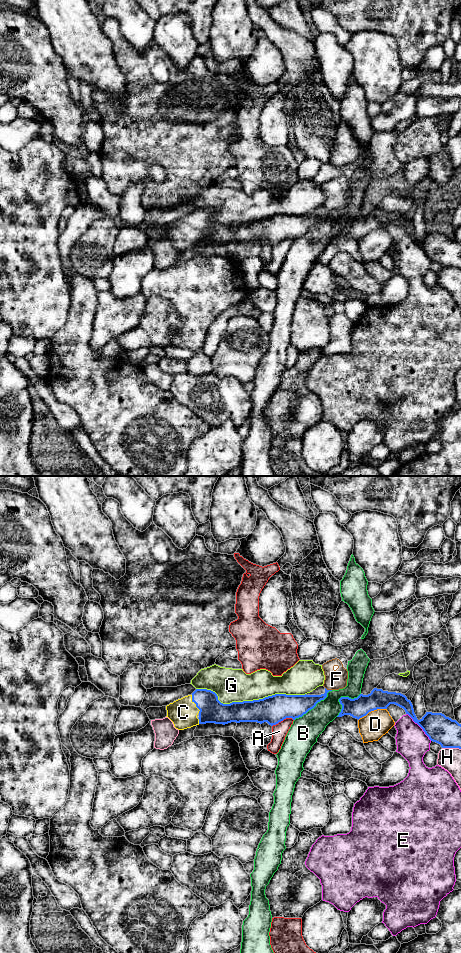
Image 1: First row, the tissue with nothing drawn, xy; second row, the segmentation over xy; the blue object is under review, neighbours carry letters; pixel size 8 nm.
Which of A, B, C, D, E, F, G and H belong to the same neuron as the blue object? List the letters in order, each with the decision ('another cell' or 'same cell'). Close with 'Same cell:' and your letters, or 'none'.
A: another cell
B: another cell
C: same cell
D: another cell
E: another cell
F: another cell
G: another cell
H: another cell
Same cell: C

